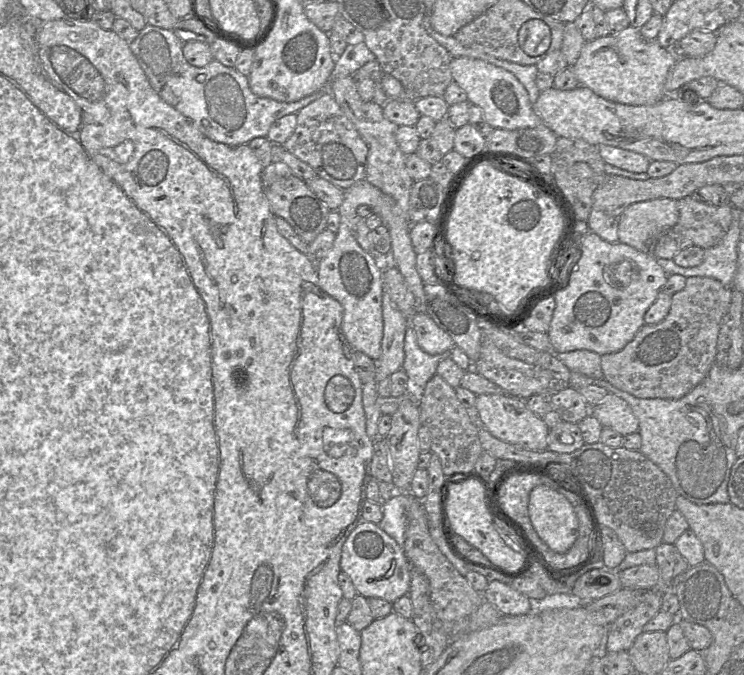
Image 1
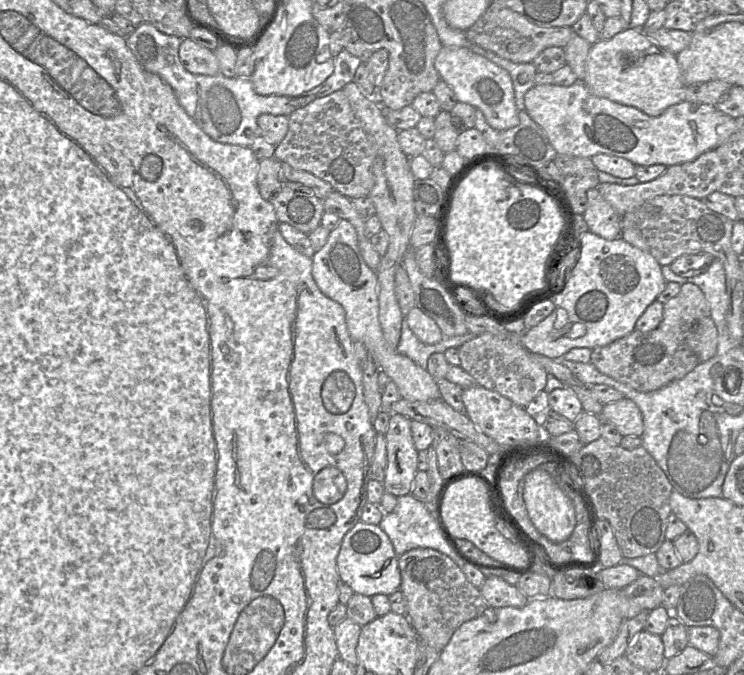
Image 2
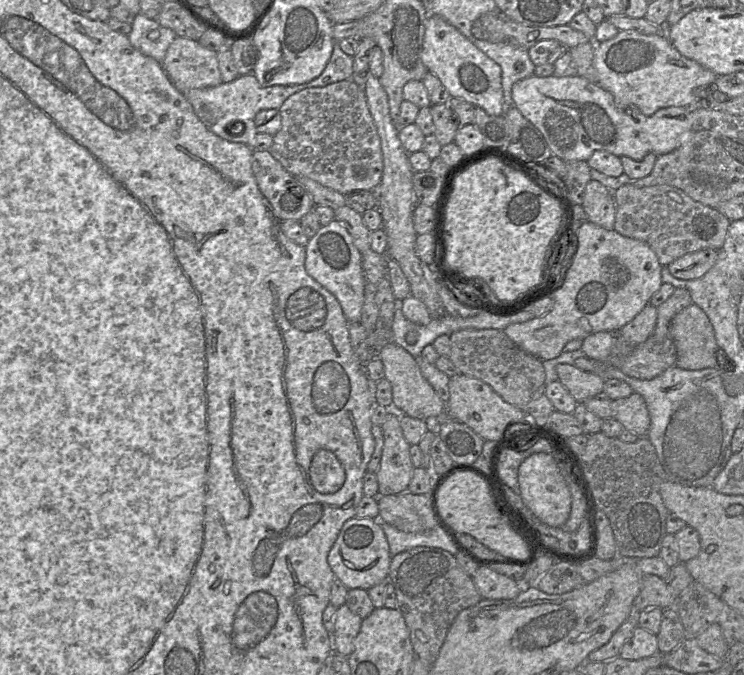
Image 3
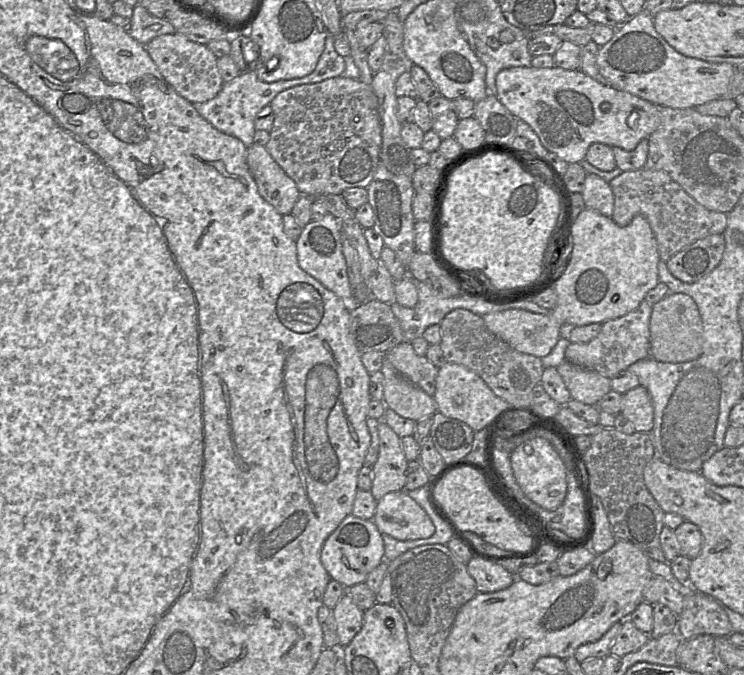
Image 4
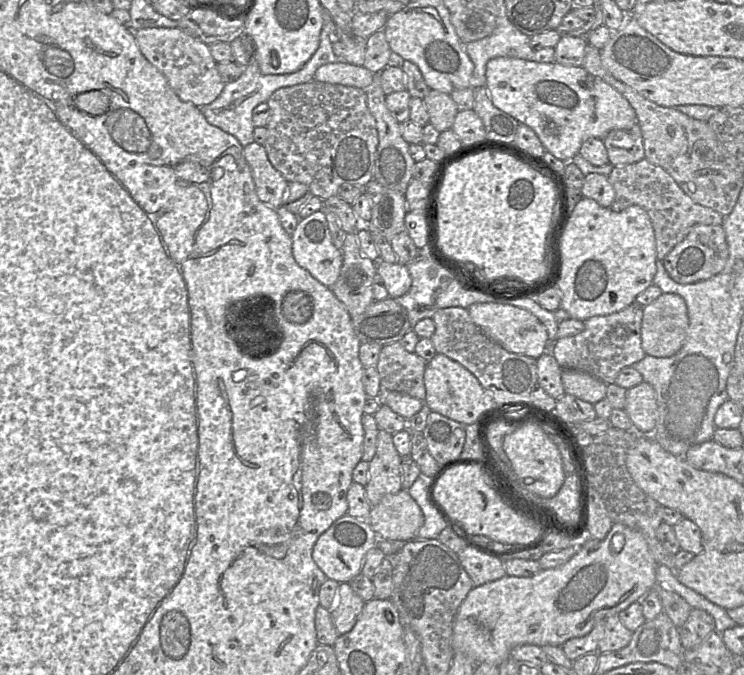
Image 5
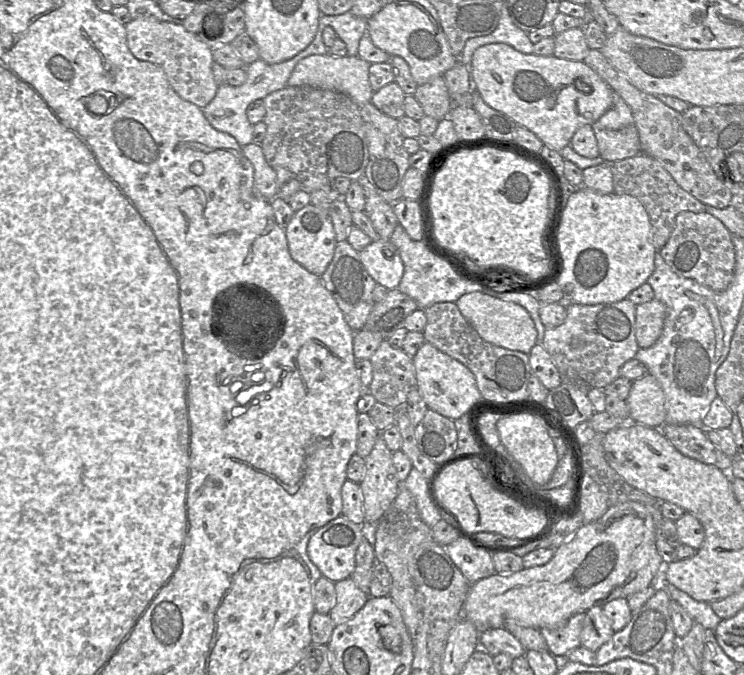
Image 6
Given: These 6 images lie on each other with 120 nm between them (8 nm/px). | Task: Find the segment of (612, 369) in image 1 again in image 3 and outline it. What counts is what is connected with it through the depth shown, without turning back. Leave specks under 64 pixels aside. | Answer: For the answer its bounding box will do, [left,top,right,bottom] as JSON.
[581,288,693,380]

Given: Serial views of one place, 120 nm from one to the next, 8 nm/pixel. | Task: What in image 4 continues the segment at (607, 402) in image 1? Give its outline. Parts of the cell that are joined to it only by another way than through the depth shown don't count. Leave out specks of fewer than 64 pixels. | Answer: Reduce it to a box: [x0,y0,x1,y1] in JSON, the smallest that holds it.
[620,384,654,433]

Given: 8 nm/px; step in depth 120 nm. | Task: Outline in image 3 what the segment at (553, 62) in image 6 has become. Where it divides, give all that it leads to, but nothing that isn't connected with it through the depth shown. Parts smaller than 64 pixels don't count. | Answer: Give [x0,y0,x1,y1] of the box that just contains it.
[511,74,693,162]

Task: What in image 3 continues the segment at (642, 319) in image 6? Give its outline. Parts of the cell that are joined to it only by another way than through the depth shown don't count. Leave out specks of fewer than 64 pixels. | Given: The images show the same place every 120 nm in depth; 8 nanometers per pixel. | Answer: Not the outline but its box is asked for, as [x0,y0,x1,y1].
[670,303,718,370]

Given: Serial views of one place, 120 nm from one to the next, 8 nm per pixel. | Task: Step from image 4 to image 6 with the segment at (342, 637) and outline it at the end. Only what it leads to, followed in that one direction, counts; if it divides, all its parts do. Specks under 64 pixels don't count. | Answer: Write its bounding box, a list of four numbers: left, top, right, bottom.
[329,577,369,625]

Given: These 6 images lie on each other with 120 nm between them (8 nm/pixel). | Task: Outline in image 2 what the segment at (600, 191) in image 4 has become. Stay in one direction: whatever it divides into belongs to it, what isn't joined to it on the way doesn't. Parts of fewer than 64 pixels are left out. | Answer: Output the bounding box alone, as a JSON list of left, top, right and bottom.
[583,188,621,240]

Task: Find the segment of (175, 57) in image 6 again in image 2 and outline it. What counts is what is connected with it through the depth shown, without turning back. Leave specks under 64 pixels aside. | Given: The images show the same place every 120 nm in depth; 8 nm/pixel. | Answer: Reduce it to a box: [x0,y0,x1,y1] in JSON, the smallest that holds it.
[179,38,220,75]

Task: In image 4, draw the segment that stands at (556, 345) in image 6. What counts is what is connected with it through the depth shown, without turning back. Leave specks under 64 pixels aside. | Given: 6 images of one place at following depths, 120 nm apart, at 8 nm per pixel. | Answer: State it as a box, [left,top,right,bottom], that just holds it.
[565,300,652,379]

